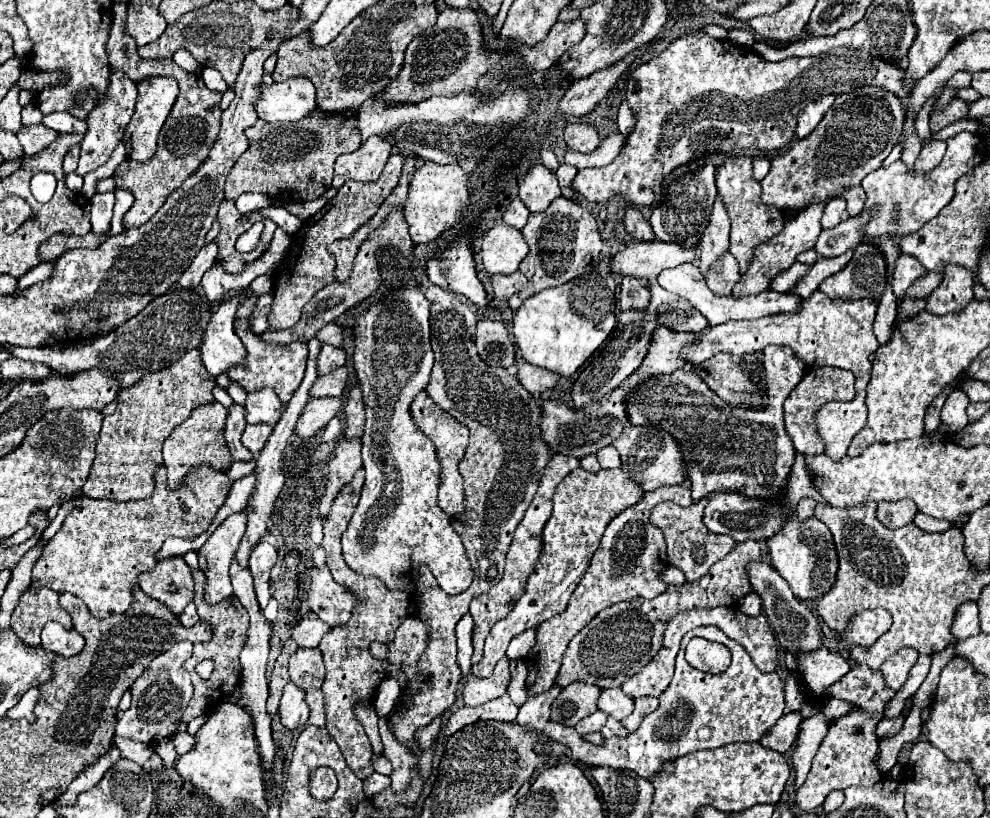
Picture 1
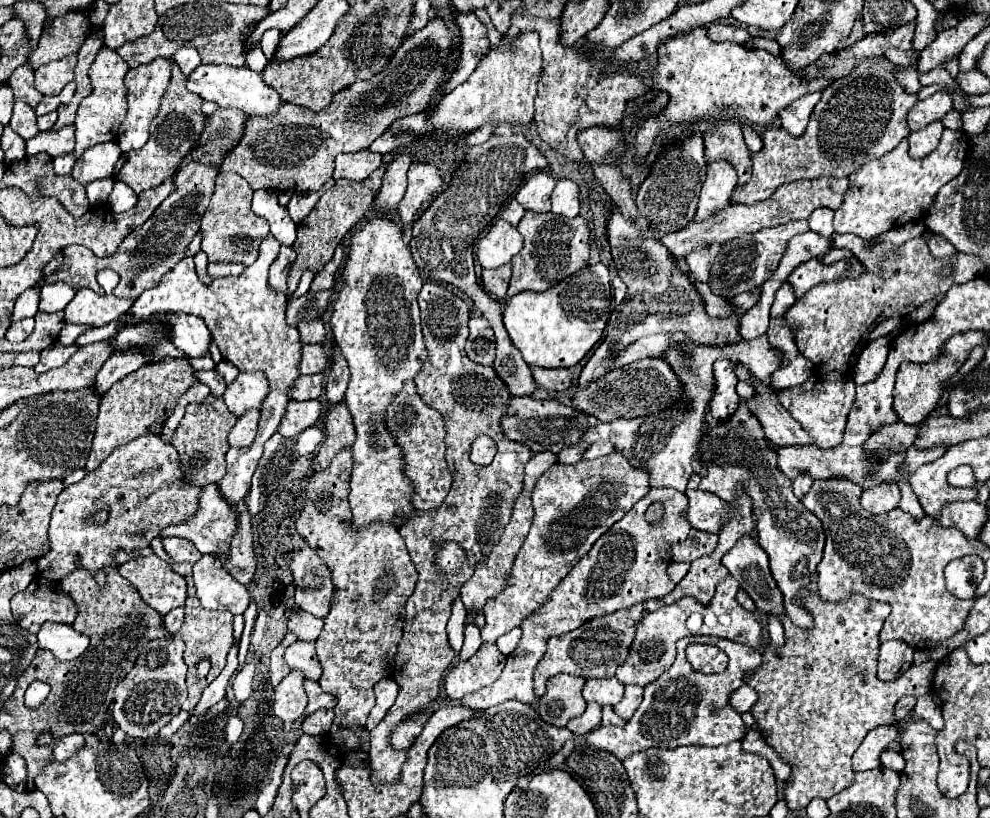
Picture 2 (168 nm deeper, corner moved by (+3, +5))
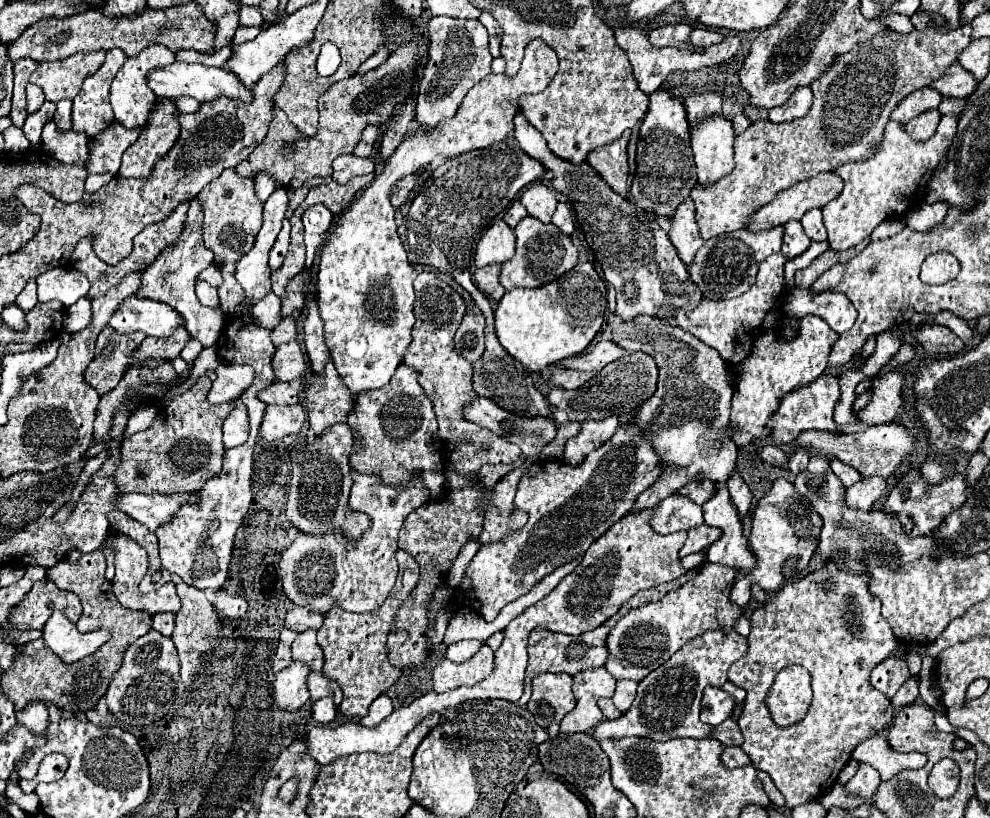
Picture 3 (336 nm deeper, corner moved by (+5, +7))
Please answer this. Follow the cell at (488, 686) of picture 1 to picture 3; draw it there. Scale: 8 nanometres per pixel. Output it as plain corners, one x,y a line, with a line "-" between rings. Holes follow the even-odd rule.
481,645
481,649
463,663
453,663
449,659
437,661
433,669
433,689
437,693
451,691
461,685
477,685
495,669
495,651
489,645

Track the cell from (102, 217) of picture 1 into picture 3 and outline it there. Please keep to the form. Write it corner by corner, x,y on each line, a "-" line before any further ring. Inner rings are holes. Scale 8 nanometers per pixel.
93,173
85,181
85,191
87,193
97,193
103,185
107,185
115,175
103,175
103,173

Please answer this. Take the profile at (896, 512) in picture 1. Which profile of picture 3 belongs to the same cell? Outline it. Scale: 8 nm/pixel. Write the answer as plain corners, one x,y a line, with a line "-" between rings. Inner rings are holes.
865,477
859,483
851,485
845,495
845,503
851,509
871,511
873,505
887,495
887,479
885,477

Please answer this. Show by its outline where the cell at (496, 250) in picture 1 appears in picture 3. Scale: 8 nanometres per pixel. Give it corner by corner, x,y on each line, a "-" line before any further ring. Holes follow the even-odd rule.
495,221
477,243
475,265
487,267
493,263
505,263
515,253
515,231
503,221

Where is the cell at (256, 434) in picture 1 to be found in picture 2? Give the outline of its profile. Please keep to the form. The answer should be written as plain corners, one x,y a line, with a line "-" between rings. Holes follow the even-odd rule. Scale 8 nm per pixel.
247,411
245,415
241,415
235,423
235,427
229,431
229,445
231,447
247,447
249,443
253,443
255,435
257,435
257,421
259,421
259,411

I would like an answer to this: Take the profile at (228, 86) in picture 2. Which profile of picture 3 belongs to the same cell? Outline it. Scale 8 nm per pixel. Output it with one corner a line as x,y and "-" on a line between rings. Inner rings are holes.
171,63
169,67
151,71
151,77
147,81
149,81
149,85
151,85
151,89
155,91
157,97
173,97
175,99
175,97
189,95
189,97
205,103
205,101
213,101
213,99
219,99
221,95
225,95
229,99
239,99
239,101
245,101
245,103
253,101
251,87
243,85
235,73
231,73
229,69
223,69
223,67

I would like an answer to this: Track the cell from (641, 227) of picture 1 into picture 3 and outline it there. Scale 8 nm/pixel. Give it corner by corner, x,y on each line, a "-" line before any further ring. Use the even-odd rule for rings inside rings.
629,131
621,135
621,139
603,145
599,149
593,149
587,155
587,163
605,179
607,185
621,197
627,197
627,175
629,175
629,165
627,165
627,141
629,141

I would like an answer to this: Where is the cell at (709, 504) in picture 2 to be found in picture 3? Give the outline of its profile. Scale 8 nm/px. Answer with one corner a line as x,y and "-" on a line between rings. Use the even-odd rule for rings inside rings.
671,495
667,499
663,499
657,509
655,509
655,517
651,519
651,525
657,533
675,533
675,531
689,531
697,525
703,525
703,507
697,505
693,499
689,499
687,495

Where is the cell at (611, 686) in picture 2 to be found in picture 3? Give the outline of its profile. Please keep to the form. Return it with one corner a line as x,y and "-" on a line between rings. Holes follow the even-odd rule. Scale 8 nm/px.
605,667
581,671
573,677
573,695
577,699
581,699
585,695
591,695
595,699
613,697
615,685
617,685
617,681
609,675
609,671

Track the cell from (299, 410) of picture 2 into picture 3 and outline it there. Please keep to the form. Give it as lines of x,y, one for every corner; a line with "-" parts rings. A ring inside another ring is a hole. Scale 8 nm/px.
269,405
261,423
261,437
267,441
283,439
291,433
299,433
305,423
305,407
297,405

